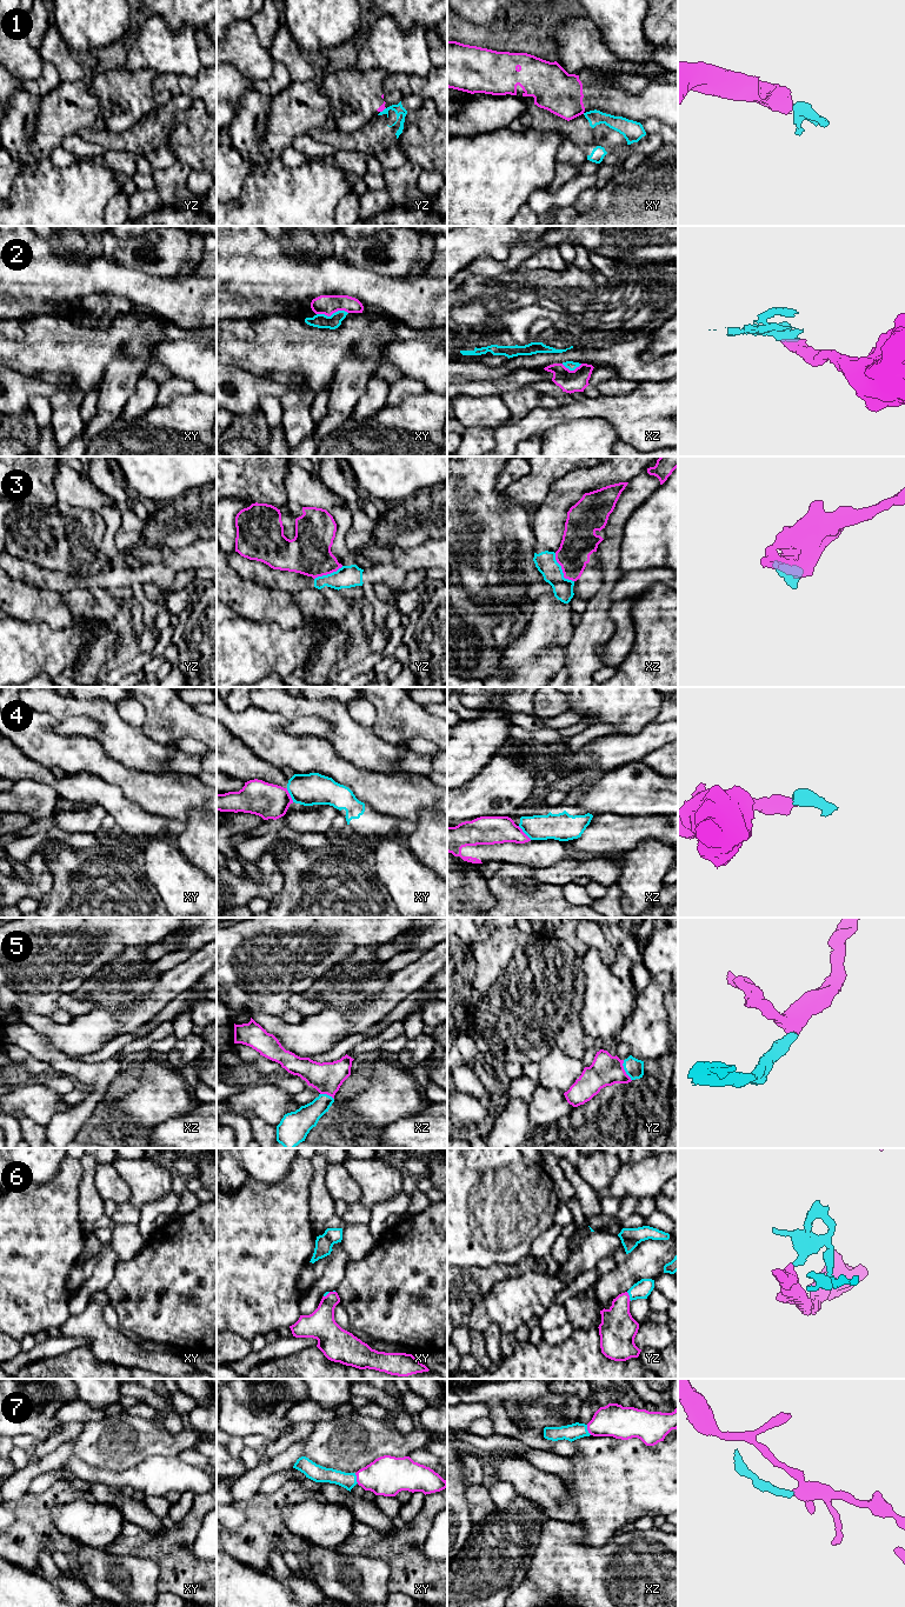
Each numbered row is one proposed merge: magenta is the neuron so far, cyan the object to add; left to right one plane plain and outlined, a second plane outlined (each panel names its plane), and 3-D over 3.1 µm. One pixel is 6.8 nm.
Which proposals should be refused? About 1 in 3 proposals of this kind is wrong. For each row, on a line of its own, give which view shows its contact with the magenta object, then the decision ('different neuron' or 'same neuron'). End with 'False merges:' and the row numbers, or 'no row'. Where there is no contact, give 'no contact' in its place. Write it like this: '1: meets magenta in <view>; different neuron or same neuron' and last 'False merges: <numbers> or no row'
1: meets magenta in yz; different neuron
2: meets magenta in xy; same neuron
3: meets magenta in xz; different neuron
4: meets magenta in xy; different neuron
5: meets magenta in yz; same neuron
6: meets magenta in yz; same neuron
7: meets magenta in xy; same neuron
False merges: 1, 3, 4

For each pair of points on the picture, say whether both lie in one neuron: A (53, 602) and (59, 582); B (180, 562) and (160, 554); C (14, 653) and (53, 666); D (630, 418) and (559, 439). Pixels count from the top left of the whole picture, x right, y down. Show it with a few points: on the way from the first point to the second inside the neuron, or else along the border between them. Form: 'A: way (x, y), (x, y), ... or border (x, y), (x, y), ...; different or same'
A: border (30, 585), (37, 588), (53, 589), (61, 594); different
B: way (175, 559), (165, 555); same
C: way (26, 652), (50, 652), (52, 654); same
D: border (581, 419), (604, 419), (613, 428), (618, 439); different

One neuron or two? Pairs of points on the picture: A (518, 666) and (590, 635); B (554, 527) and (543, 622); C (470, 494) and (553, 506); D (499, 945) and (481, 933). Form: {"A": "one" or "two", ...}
{"A": "two", "B": "one", "C": "two", "D": "two"}

